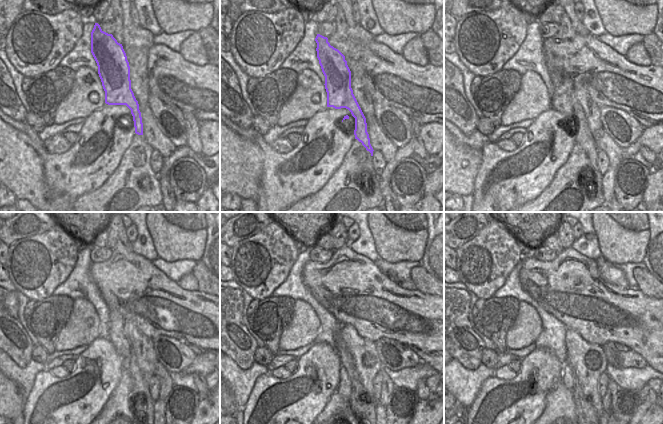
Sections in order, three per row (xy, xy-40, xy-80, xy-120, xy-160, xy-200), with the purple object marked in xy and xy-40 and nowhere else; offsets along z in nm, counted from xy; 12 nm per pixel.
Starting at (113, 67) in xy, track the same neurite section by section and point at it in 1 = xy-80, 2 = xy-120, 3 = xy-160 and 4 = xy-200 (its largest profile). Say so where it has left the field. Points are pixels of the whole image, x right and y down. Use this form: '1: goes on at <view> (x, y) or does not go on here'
1: goes on at xy-80 (563, 99)
2: goes on at xy-120 (144, 415)
3: goes on at xy-160 (365, 411)
4: goes on at xy-200 (587, 415)

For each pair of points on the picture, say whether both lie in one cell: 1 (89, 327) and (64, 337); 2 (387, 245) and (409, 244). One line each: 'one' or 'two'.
1: one
2: one

